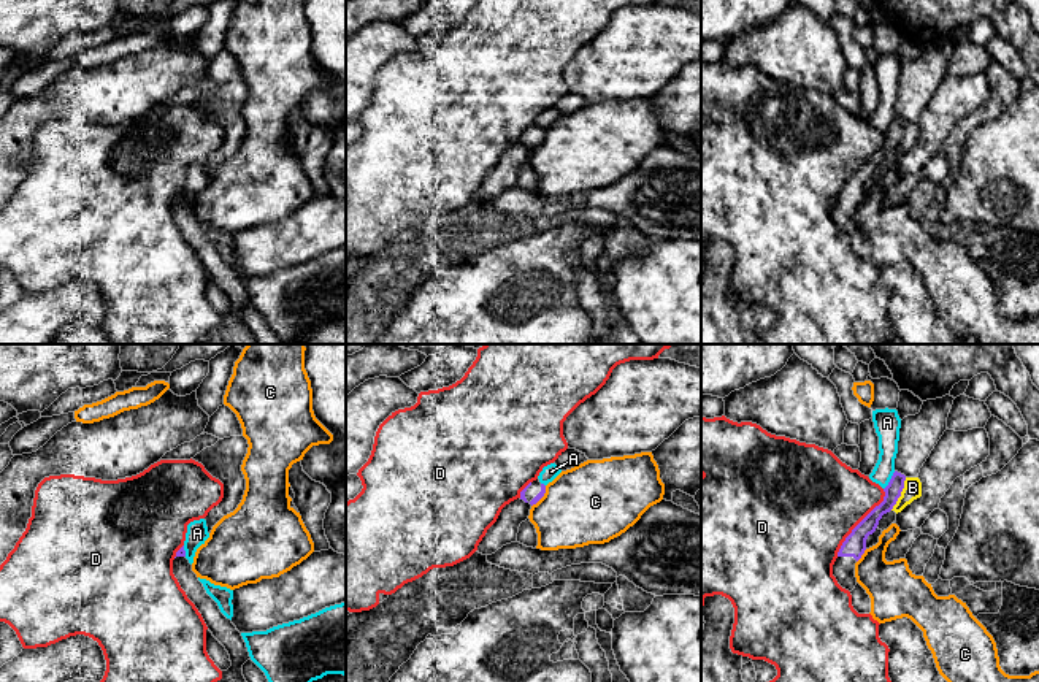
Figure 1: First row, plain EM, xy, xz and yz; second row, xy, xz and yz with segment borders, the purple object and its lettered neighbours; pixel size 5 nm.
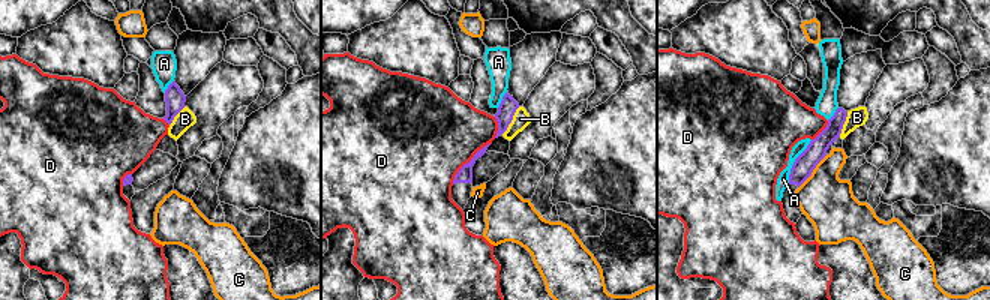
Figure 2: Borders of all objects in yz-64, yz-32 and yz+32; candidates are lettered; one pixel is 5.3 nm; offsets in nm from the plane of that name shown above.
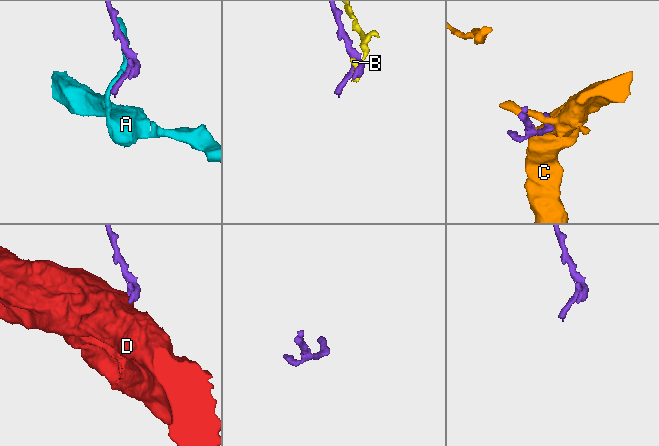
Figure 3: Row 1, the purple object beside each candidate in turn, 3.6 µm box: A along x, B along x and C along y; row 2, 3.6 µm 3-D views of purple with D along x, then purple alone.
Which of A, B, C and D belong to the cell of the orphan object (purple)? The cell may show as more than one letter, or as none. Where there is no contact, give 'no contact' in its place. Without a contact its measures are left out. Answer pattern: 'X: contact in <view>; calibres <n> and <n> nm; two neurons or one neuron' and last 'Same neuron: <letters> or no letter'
A: contact in yz; calibres 80 and 110 nm; two neurons
B: contact in yz; calibres 90 and 100 nm; two neurons
C: contact in yz; calibres 110 and 260 nm; two neurons
D: contact in yz; calibres 110 and 460 nm; two neurons
Same neuron: no letter

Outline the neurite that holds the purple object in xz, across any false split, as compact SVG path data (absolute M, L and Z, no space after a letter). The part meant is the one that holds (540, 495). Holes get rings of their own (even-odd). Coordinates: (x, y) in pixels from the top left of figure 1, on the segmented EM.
M536 479L520 492L520 500L533 506L544 496L544 493L546 493L546 485L541 484L539 479Z

